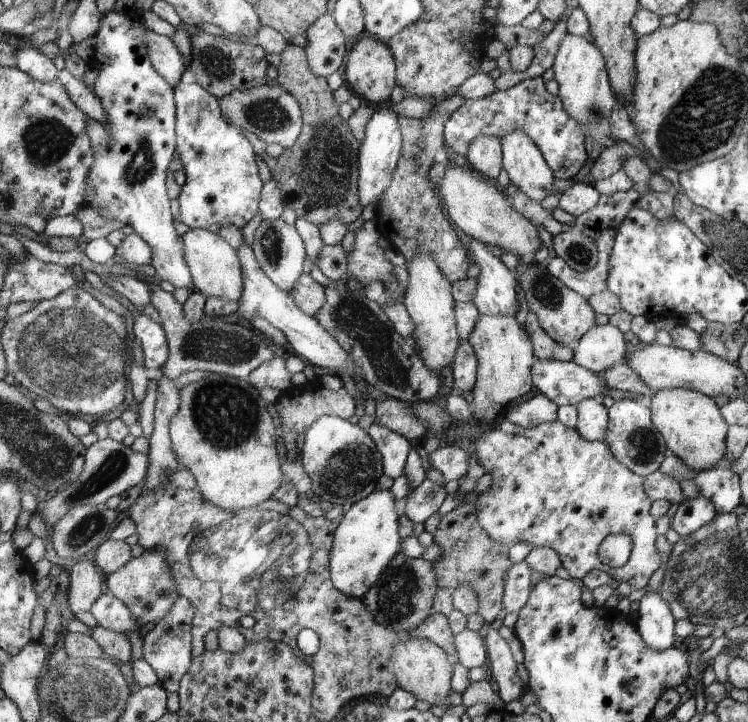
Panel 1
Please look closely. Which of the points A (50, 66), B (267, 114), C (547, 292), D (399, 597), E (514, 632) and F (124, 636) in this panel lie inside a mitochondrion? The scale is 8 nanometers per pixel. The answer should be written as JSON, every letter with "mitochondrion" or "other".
{"A":"other","B":"mitochondrion","C":"mitochondrion","D":"mitochondrion","E":"other","F":"other"}

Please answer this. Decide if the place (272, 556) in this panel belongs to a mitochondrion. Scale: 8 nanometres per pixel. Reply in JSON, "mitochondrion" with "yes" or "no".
{"mitochondrion":"yes"}

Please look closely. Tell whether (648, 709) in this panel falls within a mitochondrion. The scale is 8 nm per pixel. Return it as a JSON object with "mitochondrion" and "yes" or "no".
{"mitochondrion":"no"}

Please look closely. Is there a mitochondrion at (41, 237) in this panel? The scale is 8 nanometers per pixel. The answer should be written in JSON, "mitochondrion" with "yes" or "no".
{"mitochondrion":"no"}

